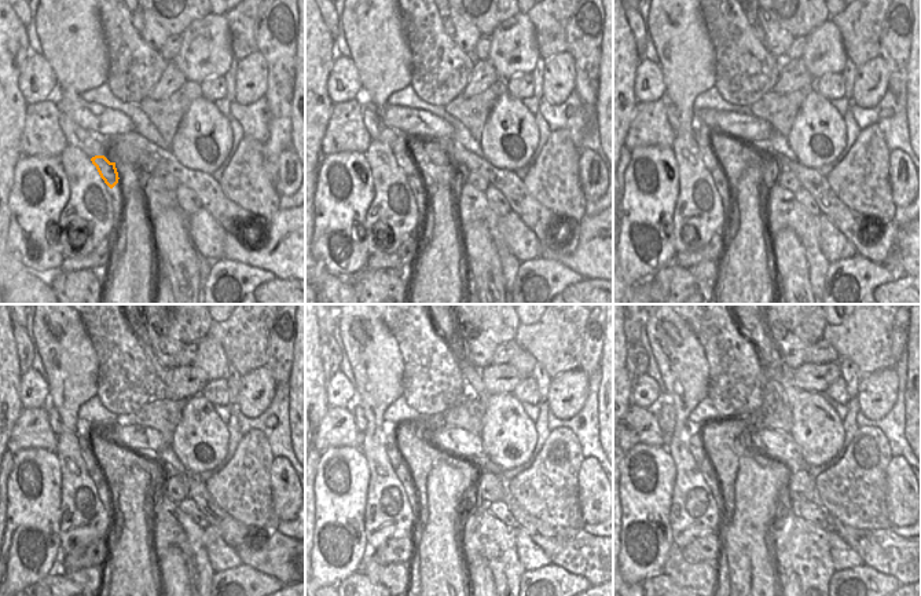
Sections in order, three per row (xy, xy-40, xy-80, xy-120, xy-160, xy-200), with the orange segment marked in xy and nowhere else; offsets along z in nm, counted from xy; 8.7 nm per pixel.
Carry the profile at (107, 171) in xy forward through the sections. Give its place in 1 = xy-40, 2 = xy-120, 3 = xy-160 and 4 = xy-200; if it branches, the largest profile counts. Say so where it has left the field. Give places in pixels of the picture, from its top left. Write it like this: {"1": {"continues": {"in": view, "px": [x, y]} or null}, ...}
{"1": {"continues": {"in": "xy-40", "px": [407, 163]}}, "2": {"continues": {"in": "xy-120", "px": [85, 452]}}, "3": {"continues": {"in": "xy-160", "px": [392, 452]}}, "4": {"continues": {"in": "xy-200", "px": [696, 448]}}}

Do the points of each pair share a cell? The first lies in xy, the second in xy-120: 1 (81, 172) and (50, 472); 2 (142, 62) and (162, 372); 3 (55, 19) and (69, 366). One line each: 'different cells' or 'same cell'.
1: different cells
2: different cells
3: same cell

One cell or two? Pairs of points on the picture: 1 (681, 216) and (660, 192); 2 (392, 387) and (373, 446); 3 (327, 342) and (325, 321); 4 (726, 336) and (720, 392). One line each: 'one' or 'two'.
1: two
2: one
3: two
4: one

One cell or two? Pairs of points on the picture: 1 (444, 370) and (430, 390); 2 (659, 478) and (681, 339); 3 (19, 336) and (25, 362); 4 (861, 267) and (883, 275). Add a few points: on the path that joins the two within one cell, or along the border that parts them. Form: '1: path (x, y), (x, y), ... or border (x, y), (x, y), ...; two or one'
1: path (440, 375), (430, 386); one
2: border (666, 448), (672, 459), (674, 479); two
3: path (22, 343), (25, 355); one
4: path (866, 270), (877, 274); one

